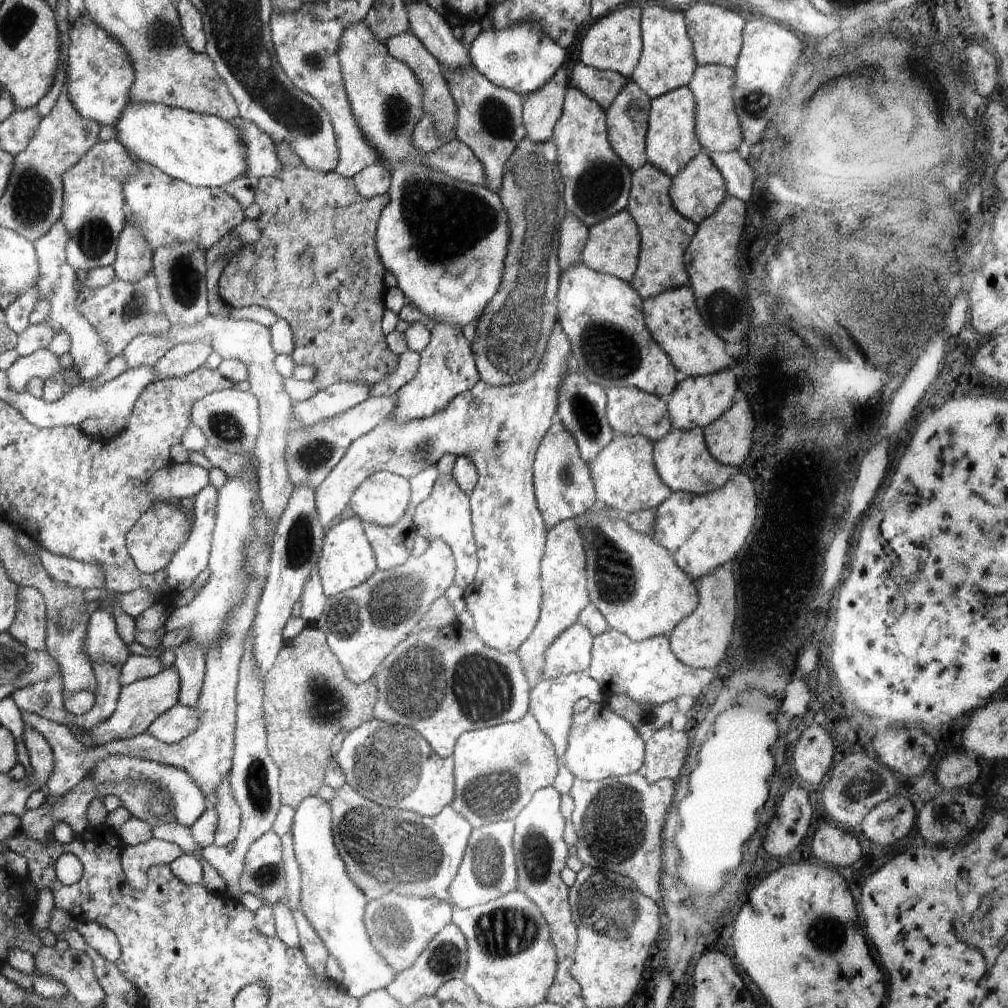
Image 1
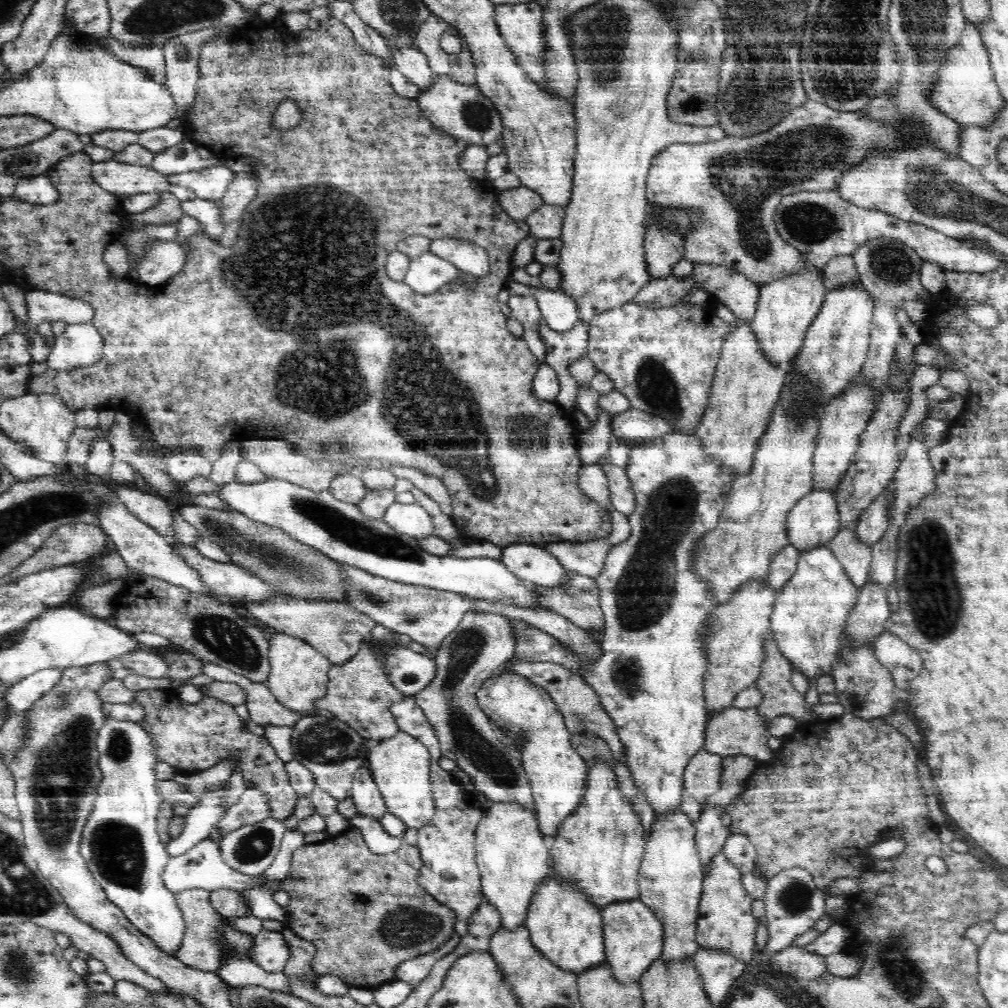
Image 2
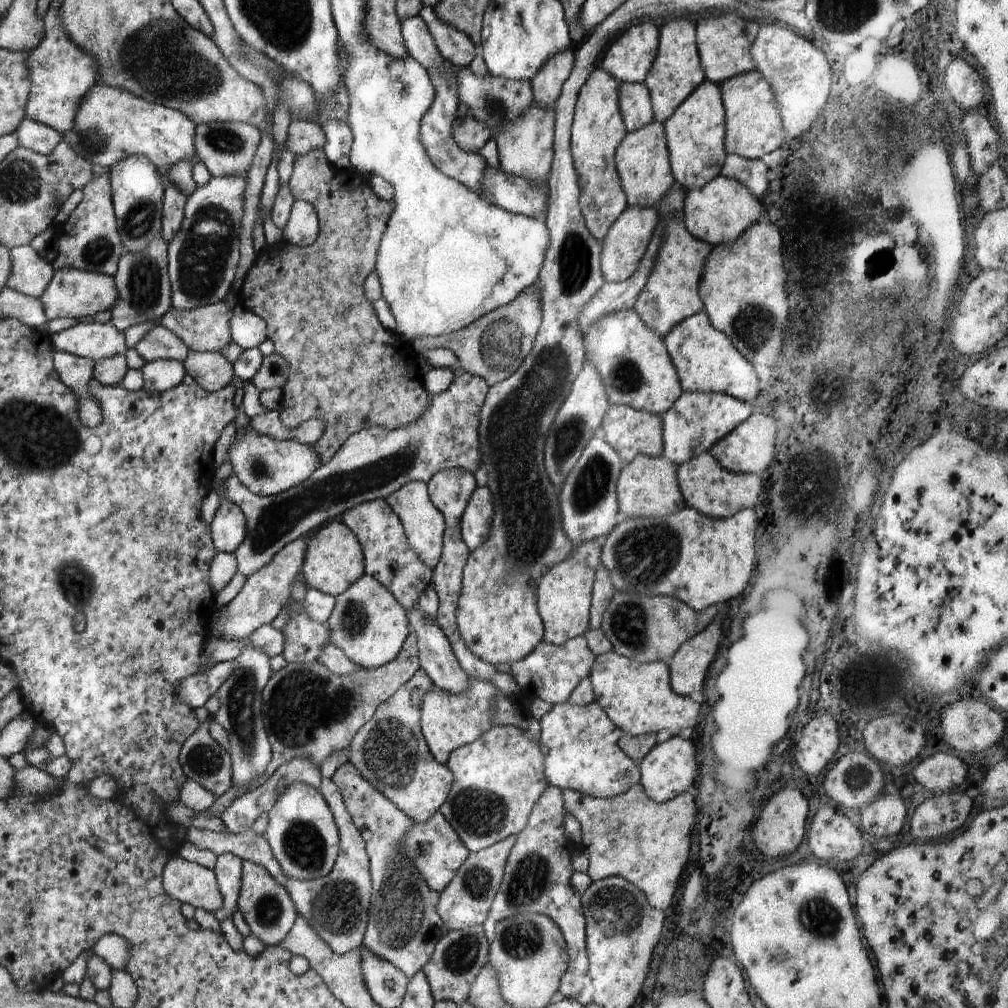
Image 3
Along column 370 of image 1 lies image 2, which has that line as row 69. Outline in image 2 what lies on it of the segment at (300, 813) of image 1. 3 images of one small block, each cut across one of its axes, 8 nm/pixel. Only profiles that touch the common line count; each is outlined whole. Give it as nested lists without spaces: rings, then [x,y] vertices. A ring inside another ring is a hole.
[[[966,20],[960,43],[946,54],[944,68],[936,74],[936,84],[932,88],[930,101],[938,111],[959,122],[963,126],[988,128],[1002,110],[1005,98],[996,84],[990,66],[988,51],[980,31]]]

